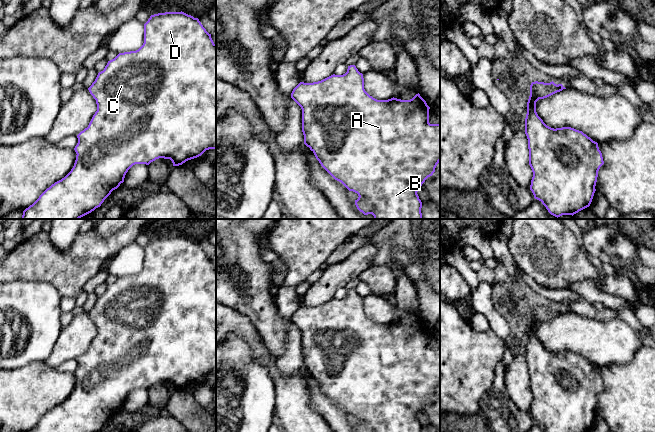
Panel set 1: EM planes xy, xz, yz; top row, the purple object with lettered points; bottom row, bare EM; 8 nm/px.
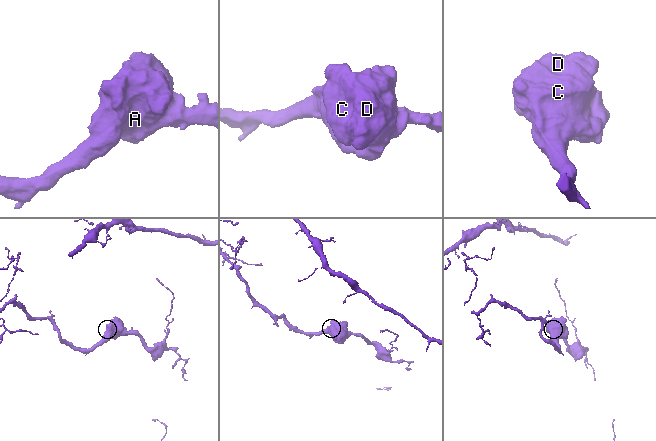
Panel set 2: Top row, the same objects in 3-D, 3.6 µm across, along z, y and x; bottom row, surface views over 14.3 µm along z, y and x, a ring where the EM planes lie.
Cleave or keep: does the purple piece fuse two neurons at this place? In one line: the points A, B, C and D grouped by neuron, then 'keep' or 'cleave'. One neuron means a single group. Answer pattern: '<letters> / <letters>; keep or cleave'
A B C D; keep

